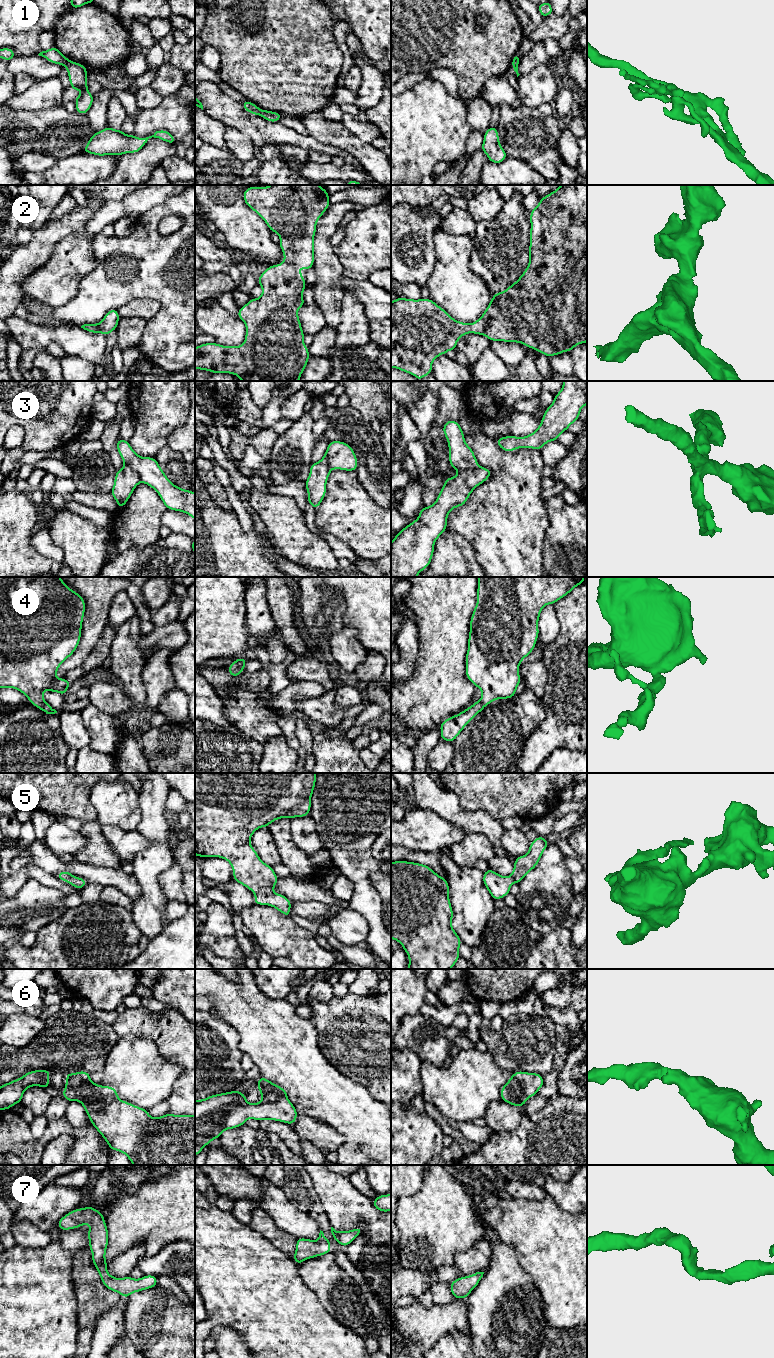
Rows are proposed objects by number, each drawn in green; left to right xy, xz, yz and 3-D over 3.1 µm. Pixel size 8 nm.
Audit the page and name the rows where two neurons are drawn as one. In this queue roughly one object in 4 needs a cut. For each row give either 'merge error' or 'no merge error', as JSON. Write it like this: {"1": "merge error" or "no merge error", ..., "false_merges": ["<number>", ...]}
{"1": "merge error", "2": "no merge error", "3": "merge error", "4": "no merge error", "5": "no merge error", "6": "no merge error", "7": "no merge error", "false_merges": ["1", "3"]}

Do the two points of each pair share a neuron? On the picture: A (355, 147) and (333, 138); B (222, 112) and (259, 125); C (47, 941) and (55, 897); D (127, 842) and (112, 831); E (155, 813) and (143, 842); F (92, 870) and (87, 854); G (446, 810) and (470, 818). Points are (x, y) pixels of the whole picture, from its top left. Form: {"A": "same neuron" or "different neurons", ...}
{"A": "same neuron", "B": "same neuron", "C": "different neurons", "D": "same neuron", "E": "different neurons", "F": "different neurons", "G": "same neuron"}

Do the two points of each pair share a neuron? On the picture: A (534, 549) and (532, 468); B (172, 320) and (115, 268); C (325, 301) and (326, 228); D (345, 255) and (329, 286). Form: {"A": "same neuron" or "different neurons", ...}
{"A": "same neuron", "B": "same neuron", "C": "same neuron", "D": "different neurons"}

